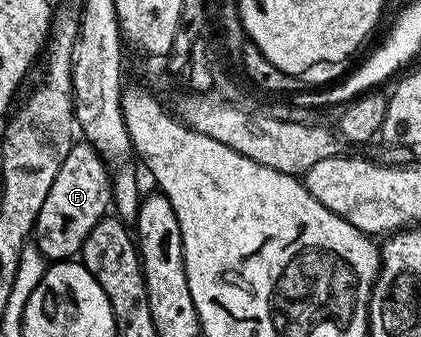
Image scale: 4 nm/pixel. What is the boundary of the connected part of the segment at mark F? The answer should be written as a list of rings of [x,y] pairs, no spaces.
[[[76,142],[49,189],[49,197],[45,197],[41,205],[41,213],[37,213],[34,246],[48,261],[67,261],[78,256],[83,250],[85,237],[89,237],[93,225],[108,214],[112,203],[111,176],[107,174],[107,166],[90,143]]]

